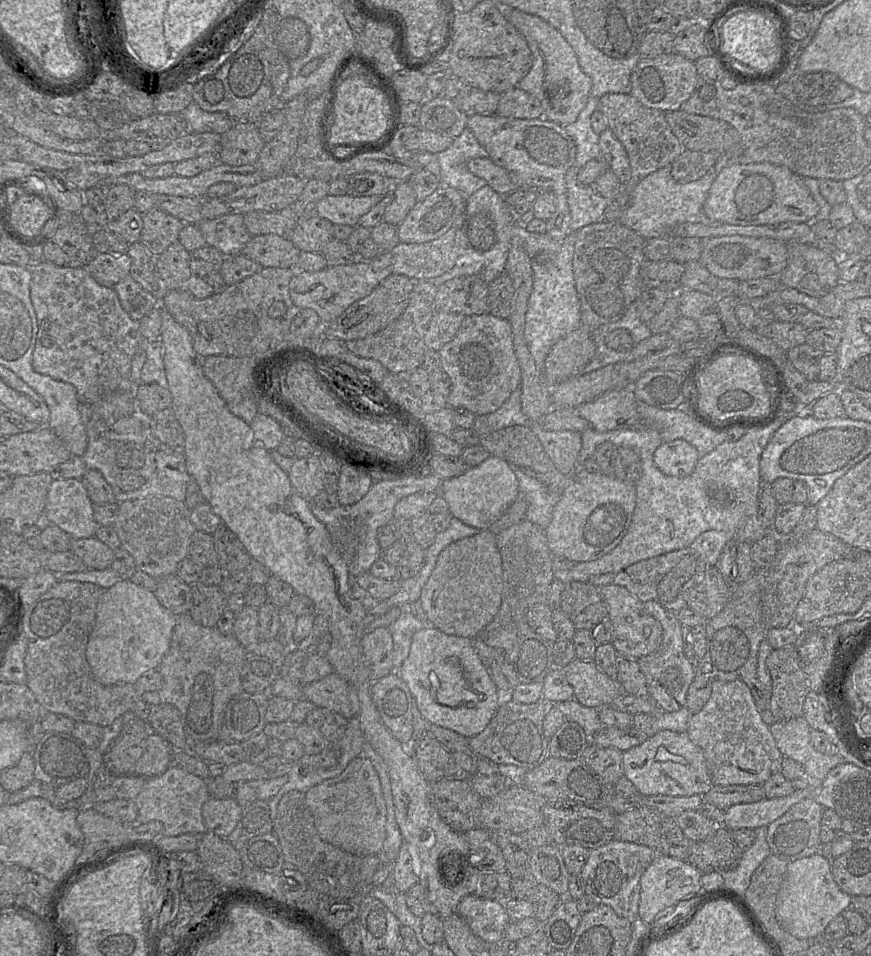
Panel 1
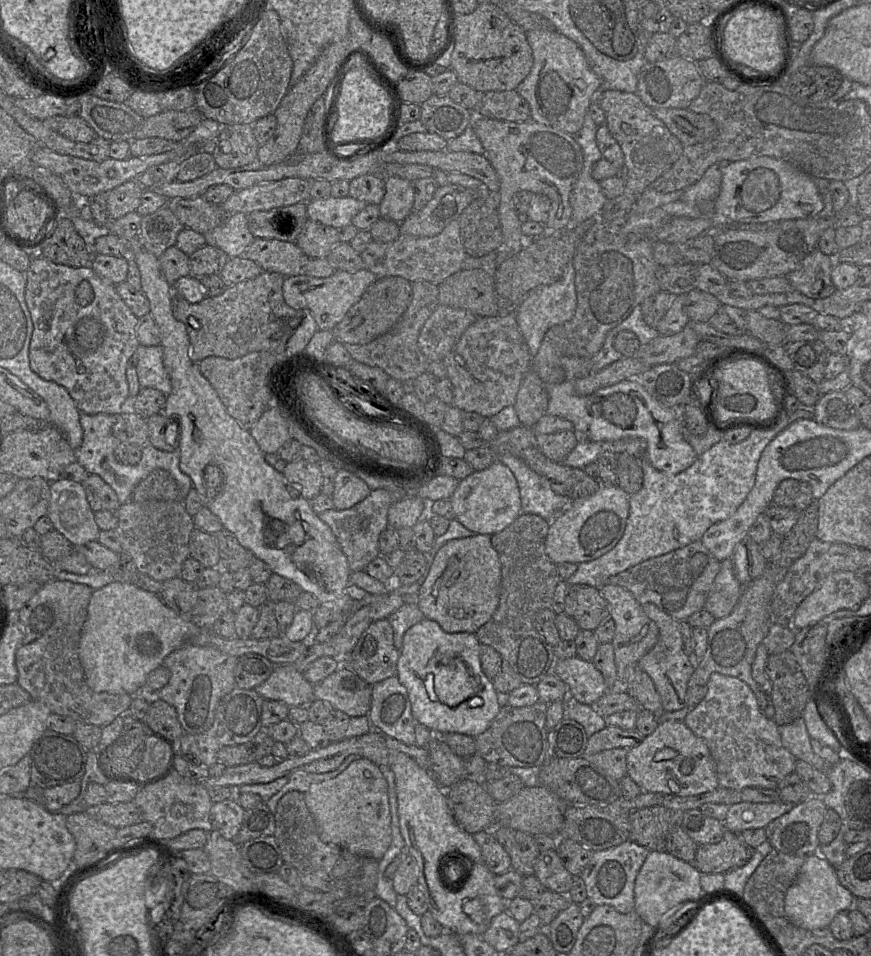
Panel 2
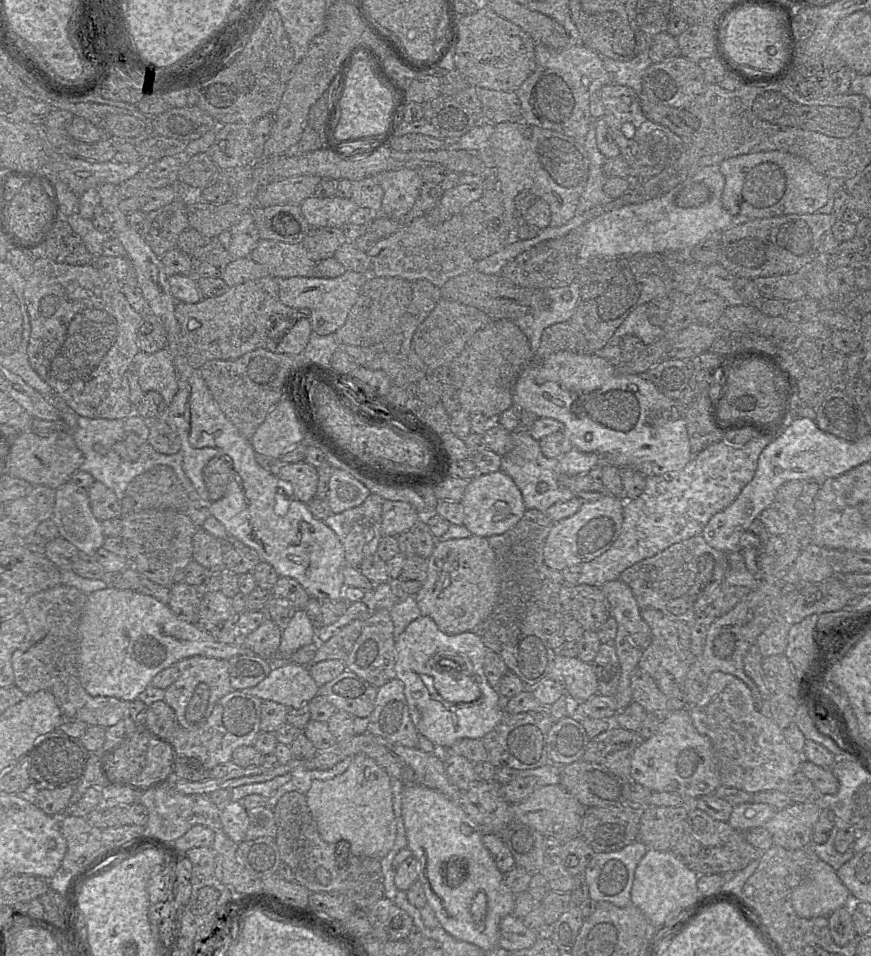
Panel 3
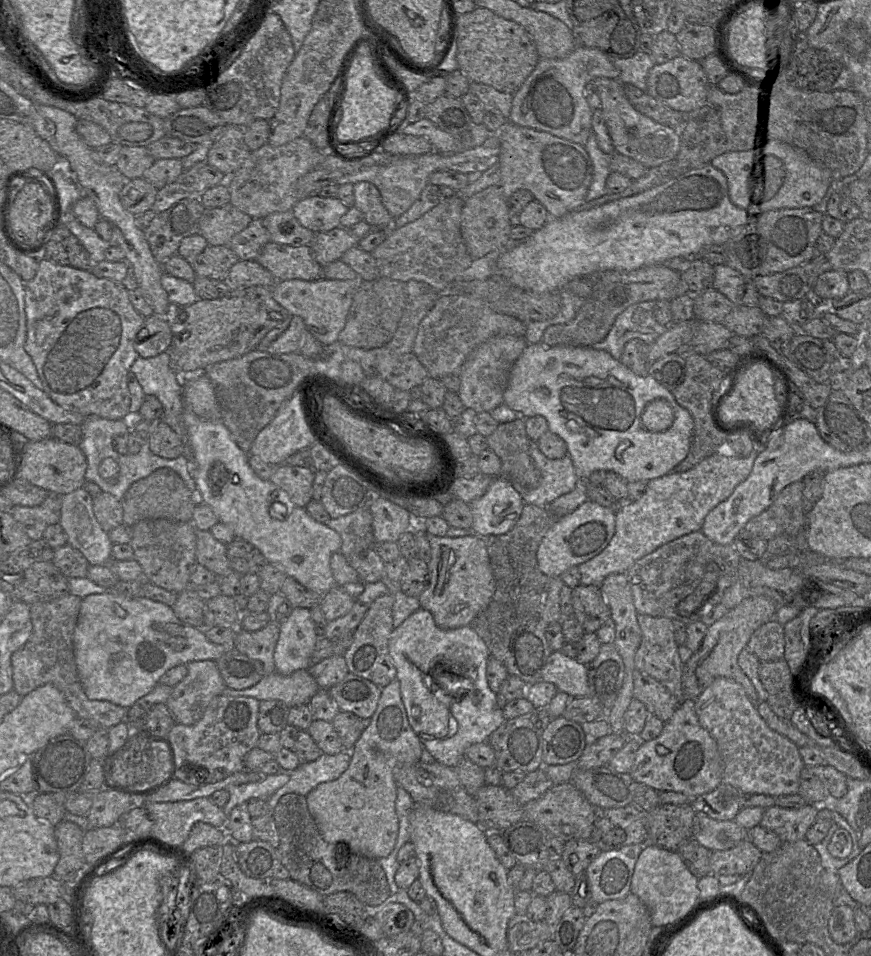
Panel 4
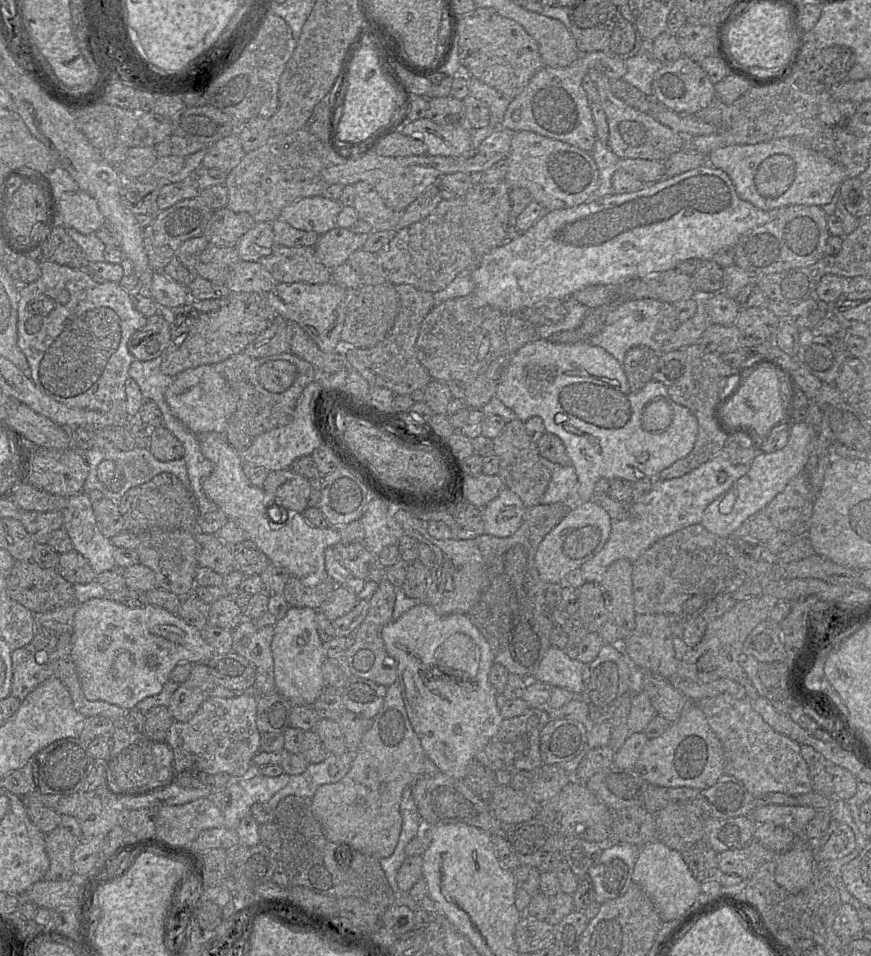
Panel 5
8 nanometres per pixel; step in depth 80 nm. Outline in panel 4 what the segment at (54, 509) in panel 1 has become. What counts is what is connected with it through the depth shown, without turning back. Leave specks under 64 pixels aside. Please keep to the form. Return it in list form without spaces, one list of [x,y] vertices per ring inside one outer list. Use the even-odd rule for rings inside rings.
[[[83,488],[61,496],[61,516],[59,524],[67,535],[67,543],[78,549],[90,565],[107,565],[111,557],[113,543],[94,515],[93,498]]]

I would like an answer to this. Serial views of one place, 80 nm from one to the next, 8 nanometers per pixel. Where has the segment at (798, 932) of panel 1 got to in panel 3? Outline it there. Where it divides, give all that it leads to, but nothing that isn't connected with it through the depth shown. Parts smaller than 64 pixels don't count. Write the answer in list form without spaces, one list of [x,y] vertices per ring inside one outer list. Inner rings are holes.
[[[821,859],[811,866],[808,875],[792,892],[793,909],[802,918],[829,917],[838,908],[851,904],[850,892],[837,876],[837,871]]]

